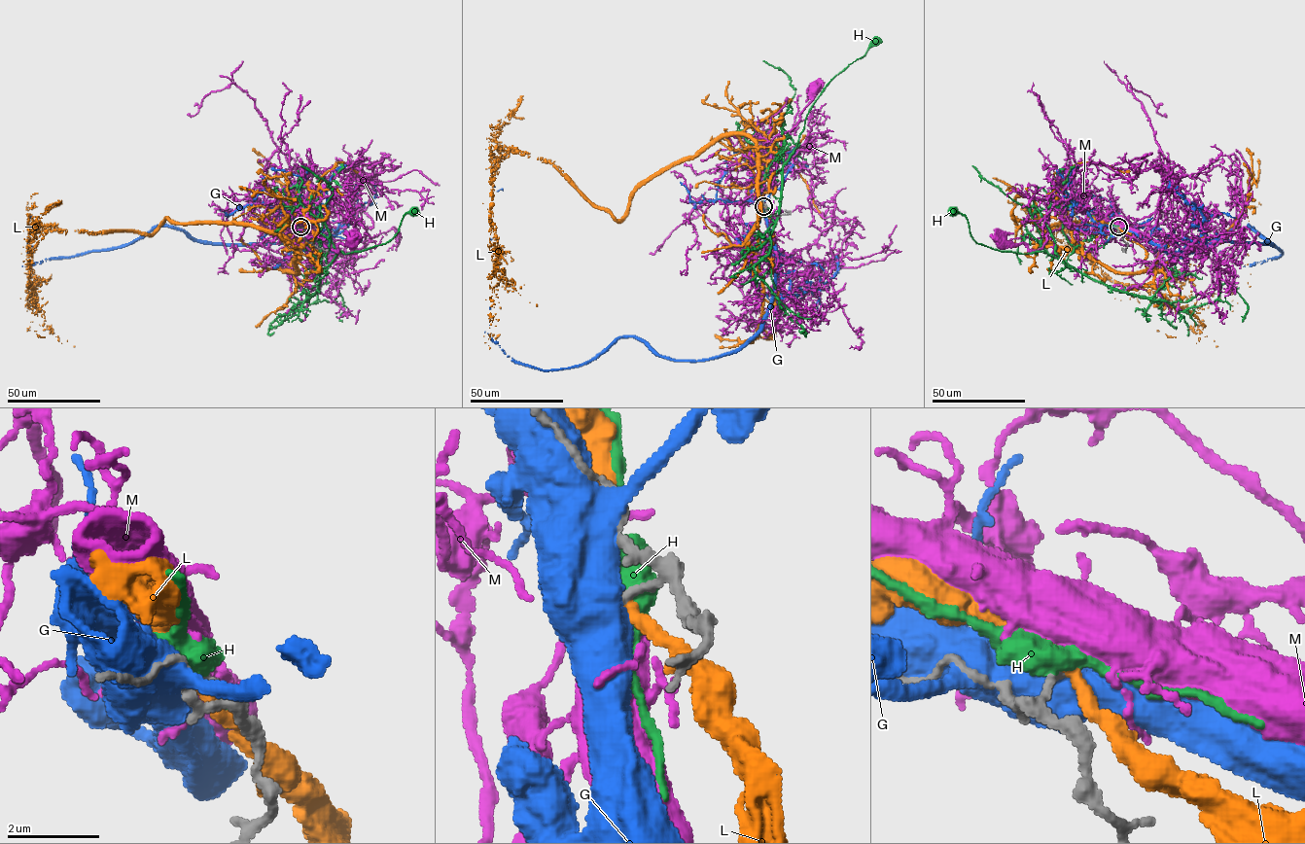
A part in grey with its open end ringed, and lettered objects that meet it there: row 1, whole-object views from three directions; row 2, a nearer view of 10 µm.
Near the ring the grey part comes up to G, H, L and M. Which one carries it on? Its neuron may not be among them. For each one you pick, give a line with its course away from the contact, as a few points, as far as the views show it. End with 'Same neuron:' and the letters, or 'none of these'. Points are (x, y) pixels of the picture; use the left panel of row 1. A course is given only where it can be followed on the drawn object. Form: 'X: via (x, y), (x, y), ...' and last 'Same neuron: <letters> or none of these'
M: via (300, 226), (299, 210), (295, 224), (297, 228), (310, 231), (334, 250), (339, 243), (351, 242)
Same neuron: M

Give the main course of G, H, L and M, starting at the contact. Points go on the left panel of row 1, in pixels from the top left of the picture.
G: (300, 227), (314, 256), (304, 241), (214, 244), (159, 226), (125, 245), (22, 266), (37, 231), (31, 216)
H: (301, 227), (299, 210), (318, 206), (303, 209), (315, 217), (322, 206), (334, 259), (389, 241), (413, 211)
L: (300, 227), (289, 208), (274, 231), (56, 225), (28, 257), (33, 303), (22, 231), (37, 193)
M: (300, 226), (299, 210), (295, 224), (297, 228), (310, 231), (334, 250), (339, 243), (351, 242)

